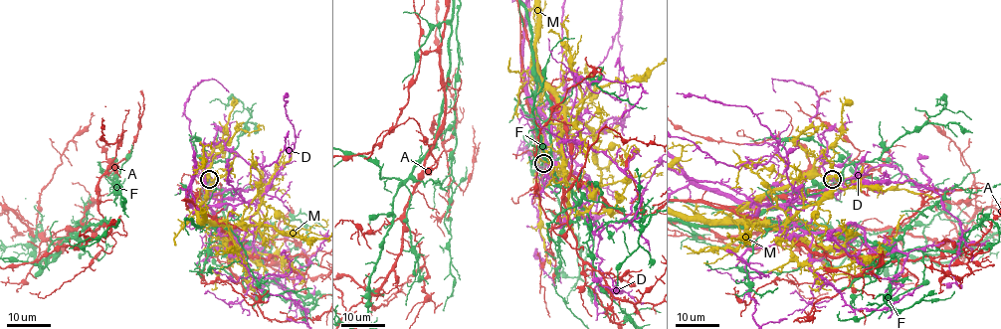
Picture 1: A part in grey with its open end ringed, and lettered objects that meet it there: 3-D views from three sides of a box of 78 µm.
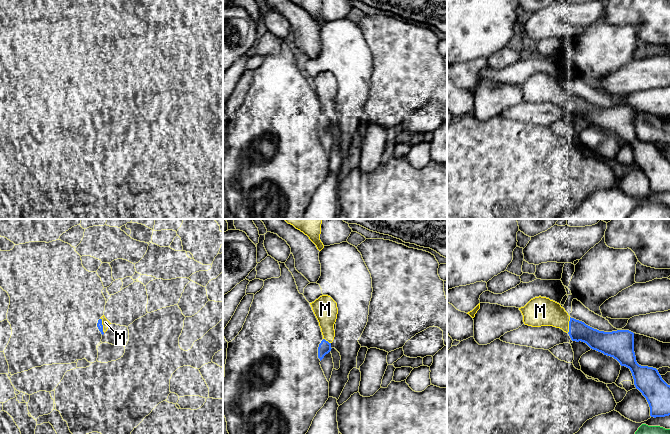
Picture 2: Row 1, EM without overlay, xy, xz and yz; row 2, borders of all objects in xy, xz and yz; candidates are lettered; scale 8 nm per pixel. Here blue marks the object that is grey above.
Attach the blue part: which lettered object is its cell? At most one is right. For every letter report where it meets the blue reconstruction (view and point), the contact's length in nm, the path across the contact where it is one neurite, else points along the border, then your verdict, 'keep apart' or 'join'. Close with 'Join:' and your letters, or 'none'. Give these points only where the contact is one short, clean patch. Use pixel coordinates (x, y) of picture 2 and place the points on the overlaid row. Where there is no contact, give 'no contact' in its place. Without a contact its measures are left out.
A: no contact | keep apart
D: no contact | keep apart
F: no contact | keep apart
M: yz (569, 325) | 130 nm | join
Join: M

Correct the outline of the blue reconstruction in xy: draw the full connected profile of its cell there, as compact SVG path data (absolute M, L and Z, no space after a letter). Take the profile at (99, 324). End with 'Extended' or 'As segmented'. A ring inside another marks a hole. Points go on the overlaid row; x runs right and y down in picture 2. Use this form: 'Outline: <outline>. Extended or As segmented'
Outline: M104 315L98 320L97 327L102 335L107 331L110 324L111 323L105 318Z. Extended

